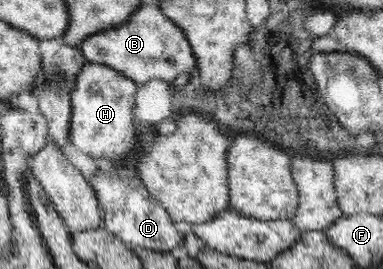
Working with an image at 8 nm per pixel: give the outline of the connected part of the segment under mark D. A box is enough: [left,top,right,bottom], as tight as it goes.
[89,168,183,253]

